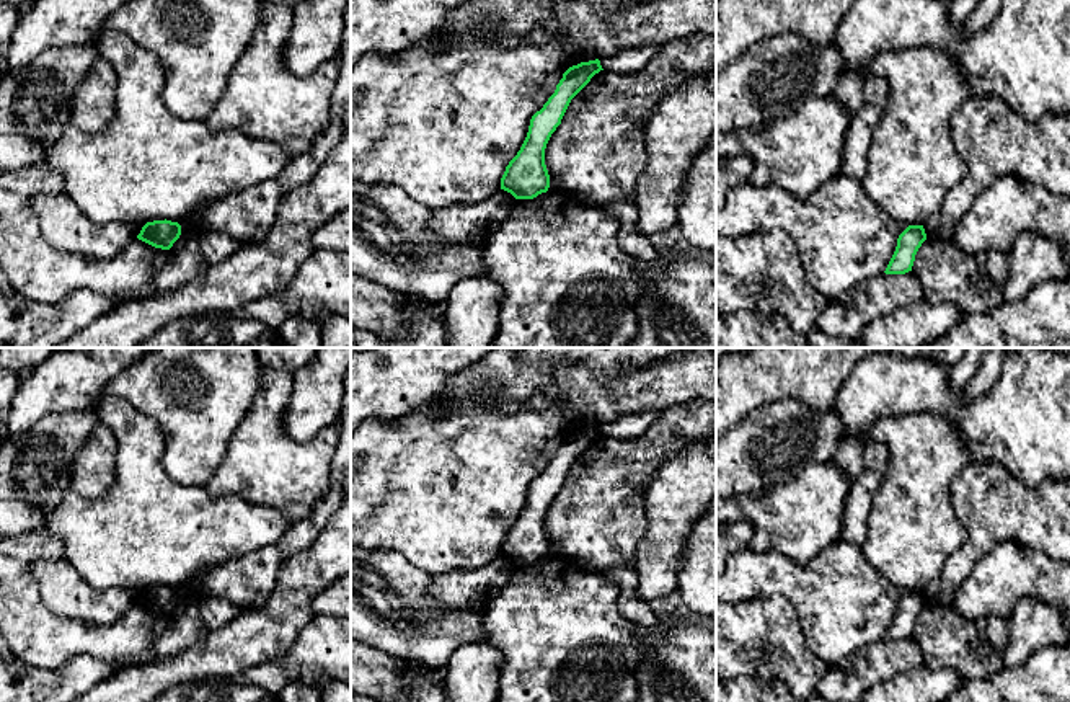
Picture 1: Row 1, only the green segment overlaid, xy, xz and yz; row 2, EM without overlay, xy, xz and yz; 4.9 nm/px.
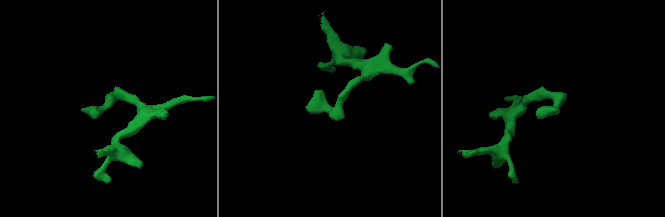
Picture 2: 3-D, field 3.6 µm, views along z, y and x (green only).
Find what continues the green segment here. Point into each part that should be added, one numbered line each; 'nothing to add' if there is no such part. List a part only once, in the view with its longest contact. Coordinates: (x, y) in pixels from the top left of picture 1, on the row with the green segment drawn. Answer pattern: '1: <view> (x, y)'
nothing to add

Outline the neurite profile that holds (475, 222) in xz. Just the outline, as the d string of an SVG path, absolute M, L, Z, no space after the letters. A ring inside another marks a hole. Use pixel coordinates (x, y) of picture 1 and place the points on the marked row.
M499 189L476 204L432 209L429 232L434 232L439 242L447 245L488 242L509 219L515 202L517 199L511 193Z

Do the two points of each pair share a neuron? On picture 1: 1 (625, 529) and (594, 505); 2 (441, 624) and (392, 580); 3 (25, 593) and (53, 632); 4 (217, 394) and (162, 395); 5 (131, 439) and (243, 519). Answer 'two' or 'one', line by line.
1: one
2: one
3: one
4: one
5: one

